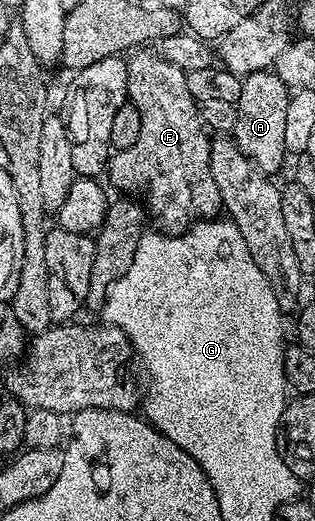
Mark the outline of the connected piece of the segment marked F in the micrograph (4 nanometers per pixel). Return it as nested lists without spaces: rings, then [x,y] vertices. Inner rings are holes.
[[[140,49],[127,56],[128,99],[138,109],[142,117],[142,133],[130,149],[115,152],[108,160],[106,176],[117,187],[117,192],[139,197],[149,216],[156,218],[161,232],[171,236],[181,234],[194,221],[221,214],[222,204],[218,184],[210,171],[210,151],[212,139],[200,118],[200,109],[195,99],[190,97],[188,76],[178,65],[170,65],[164,56],[155,50]]]

